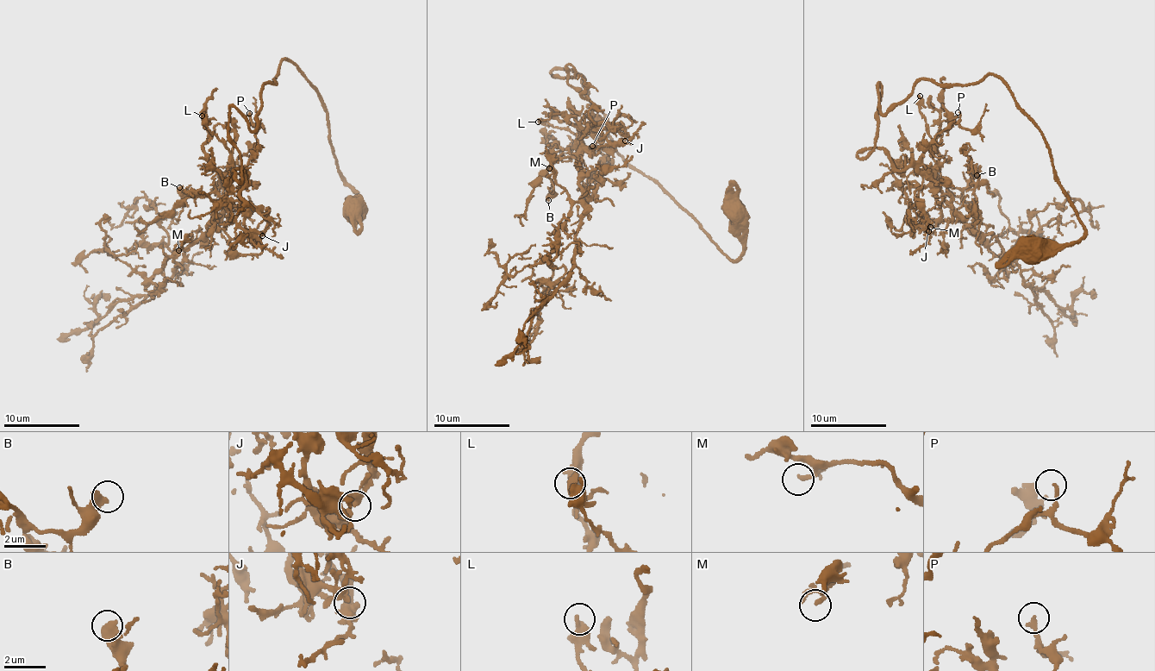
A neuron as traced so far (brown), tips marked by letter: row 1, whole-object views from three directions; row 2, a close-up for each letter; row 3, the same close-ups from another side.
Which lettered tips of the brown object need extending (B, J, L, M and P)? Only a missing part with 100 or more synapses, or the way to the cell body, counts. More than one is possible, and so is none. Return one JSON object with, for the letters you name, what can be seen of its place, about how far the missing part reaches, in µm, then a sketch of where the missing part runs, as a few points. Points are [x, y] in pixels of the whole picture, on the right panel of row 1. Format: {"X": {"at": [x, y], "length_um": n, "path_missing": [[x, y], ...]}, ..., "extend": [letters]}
{"B": {"at": [977, 175], "length_um": 20, "path_missing": [[977, 175], [979, 155], [983, 148], [981, 139], [987, 126], [1002, 133], [1008, 143], [1006, 148], [1020, 164]]}, "extend": ["B"]}

